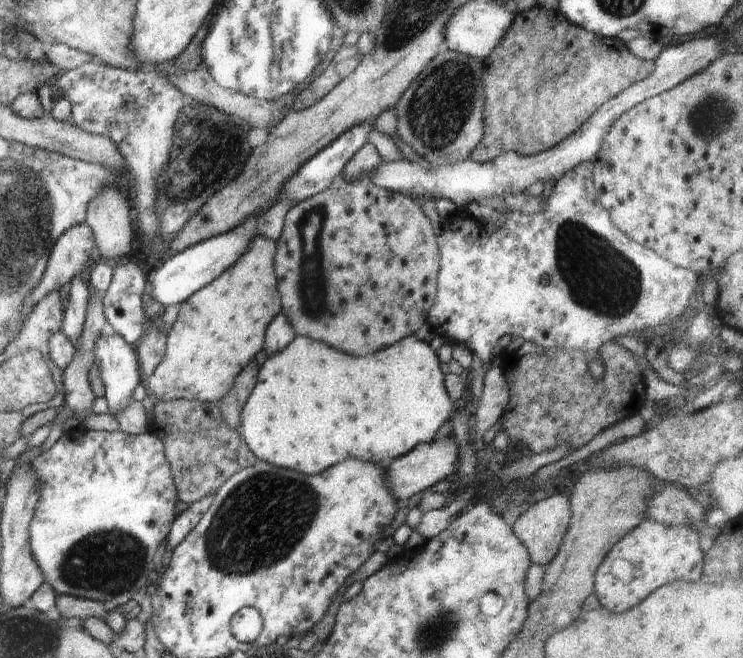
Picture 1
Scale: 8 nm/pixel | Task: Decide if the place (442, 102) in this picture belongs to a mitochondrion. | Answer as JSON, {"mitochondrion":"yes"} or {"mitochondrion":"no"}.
{"mitochondrion":"yes"}

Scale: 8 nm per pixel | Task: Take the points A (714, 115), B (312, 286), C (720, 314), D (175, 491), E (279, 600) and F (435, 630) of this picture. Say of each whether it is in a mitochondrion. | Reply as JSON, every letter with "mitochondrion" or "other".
{"A":"mitochondrion","B":"mitochondrion","C":"other","D":"other","E":"other","F":"mitochondrion"}

